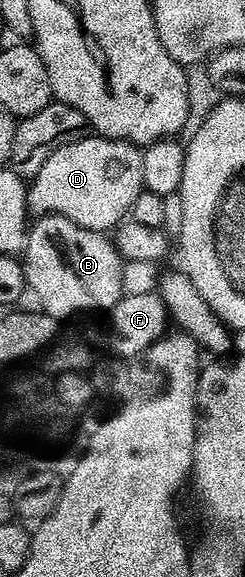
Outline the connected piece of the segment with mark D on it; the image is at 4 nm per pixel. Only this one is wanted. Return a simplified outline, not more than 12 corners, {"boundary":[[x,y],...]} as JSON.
{"boundary":[[139,145],[60,146],[29,181],[29,215],[103,234],[144,191]]}

